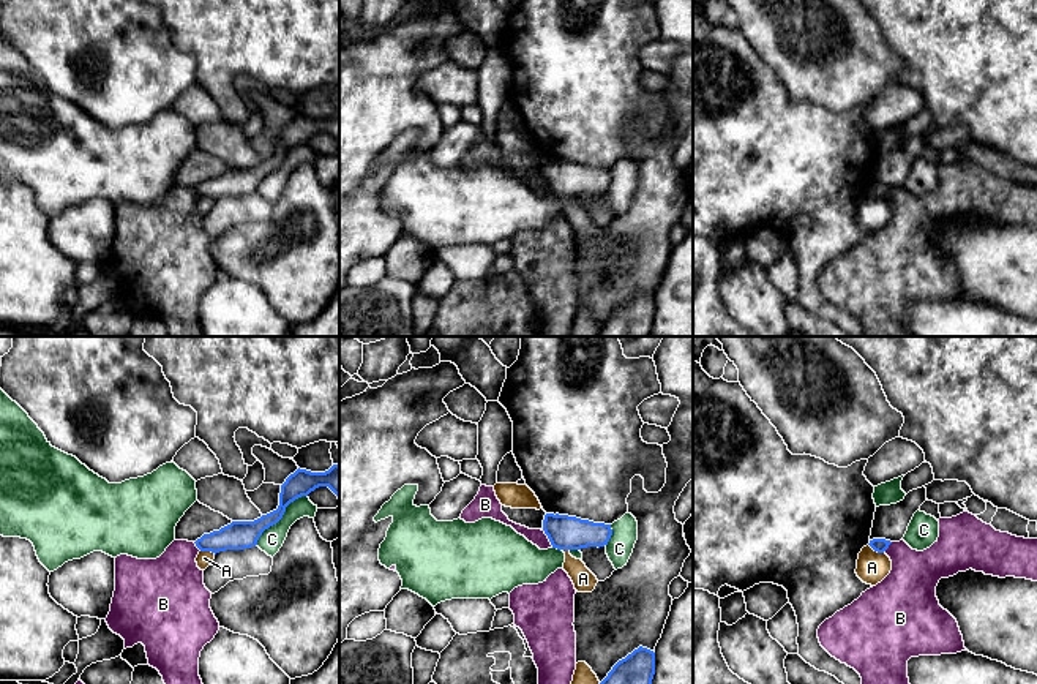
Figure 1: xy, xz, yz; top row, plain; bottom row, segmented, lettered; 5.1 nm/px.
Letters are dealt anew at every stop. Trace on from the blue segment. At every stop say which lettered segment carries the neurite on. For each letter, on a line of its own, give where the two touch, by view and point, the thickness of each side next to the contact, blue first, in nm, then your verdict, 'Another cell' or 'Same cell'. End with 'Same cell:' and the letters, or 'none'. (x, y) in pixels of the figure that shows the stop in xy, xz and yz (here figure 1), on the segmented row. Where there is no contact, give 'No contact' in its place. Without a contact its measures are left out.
A: Touches blue at yz (876, 550). Thickness 70 nm (blue) against 160 nm. Another cell
B: Touches blue at xz (548, 537). Thickness 180 nm (blue) against 80 nm. Another cell
C: Touches blue at xy (281, 517). Thickness 140 nm (blue) against 120 nm. Another cell
Same cell: none

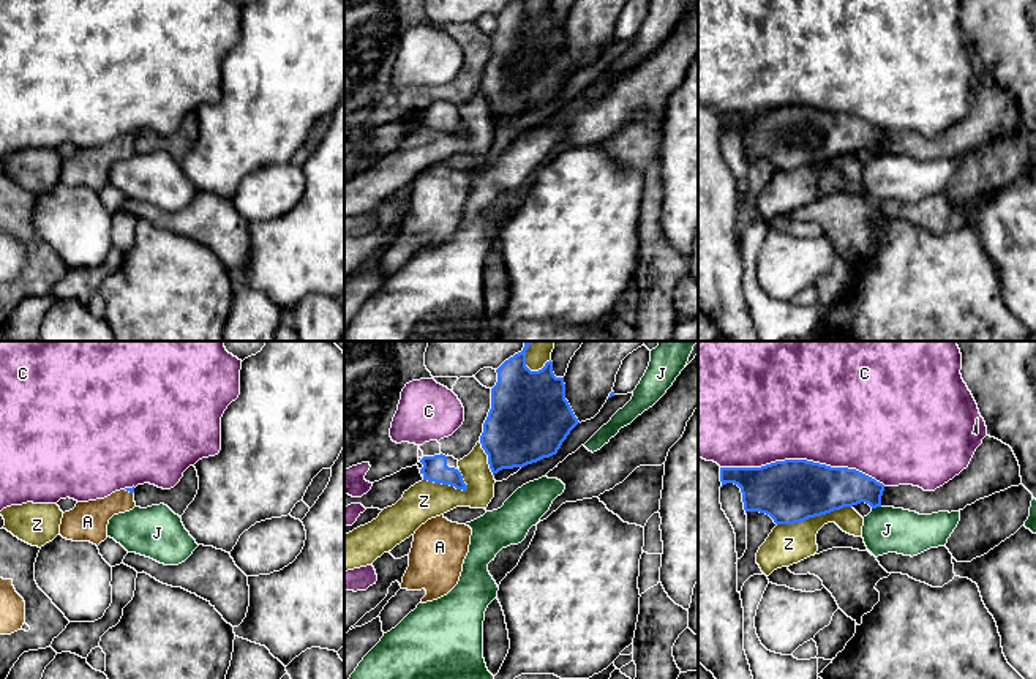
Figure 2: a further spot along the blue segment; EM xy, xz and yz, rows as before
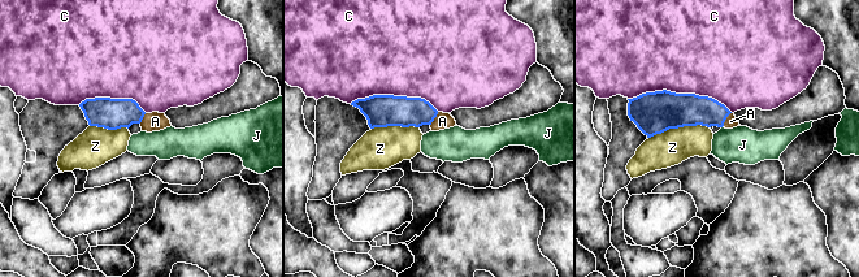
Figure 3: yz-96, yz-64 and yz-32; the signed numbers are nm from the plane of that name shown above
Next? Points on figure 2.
A: Touches blue at xy (130, 491). Thickness 30 nm (blue) against 180 nm. Same cell
C: Touches blue at yz (803, 460). Thickness 320 nm (blue) against 500 nm. Another cell
J: Touches blue at yz (875, 507). Thickness 220 nm (blue) against 240 nm. Another cell
Z: Touches blue at yz (814, 517). Thickness 320 nm (blue) against 200 nm. Another cell
Same cell: A

